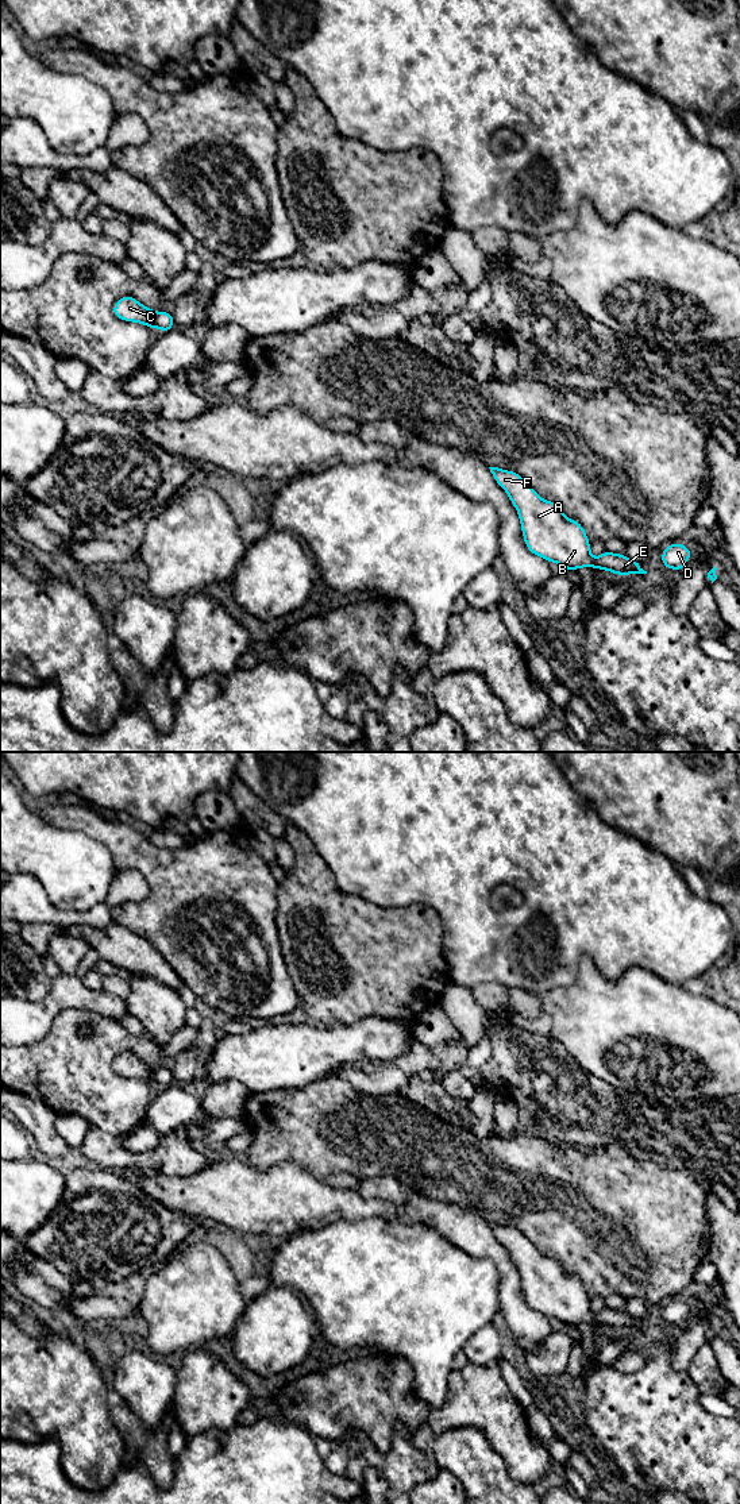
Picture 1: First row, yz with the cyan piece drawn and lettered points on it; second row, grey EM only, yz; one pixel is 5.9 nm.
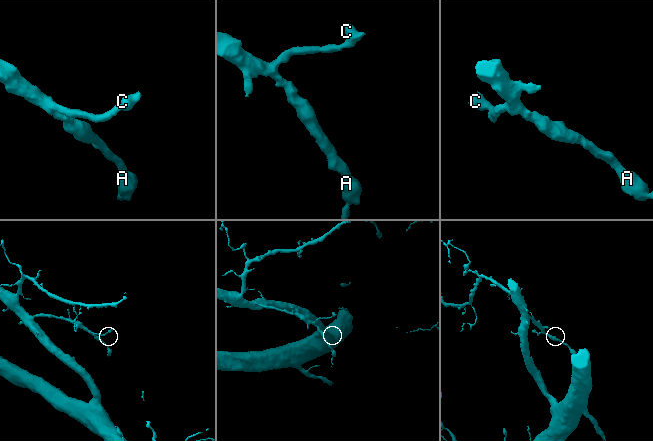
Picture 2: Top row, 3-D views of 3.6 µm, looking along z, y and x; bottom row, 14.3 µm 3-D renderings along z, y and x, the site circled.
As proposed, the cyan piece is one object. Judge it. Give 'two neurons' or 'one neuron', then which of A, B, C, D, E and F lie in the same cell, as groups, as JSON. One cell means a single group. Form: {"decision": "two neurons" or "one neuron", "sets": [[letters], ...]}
{"decision": "one neuron", "sets": [["A", "B", "C", "D", "E", "F"]]}

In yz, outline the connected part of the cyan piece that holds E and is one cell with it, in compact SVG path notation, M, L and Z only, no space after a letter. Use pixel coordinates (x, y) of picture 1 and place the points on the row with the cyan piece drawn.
M489 468L516 508L525 545L533 555L558 563L567 571L594 567L617 575L647 574L640 562L625 555L605 551L593 558L586 531L578 521L567 518L555 502L539 497L517 473Z

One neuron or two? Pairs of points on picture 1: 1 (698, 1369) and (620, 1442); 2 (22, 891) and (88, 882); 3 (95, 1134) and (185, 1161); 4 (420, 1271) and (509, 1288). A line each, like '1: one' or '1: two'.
1: two
2: two
3: one
4: two

